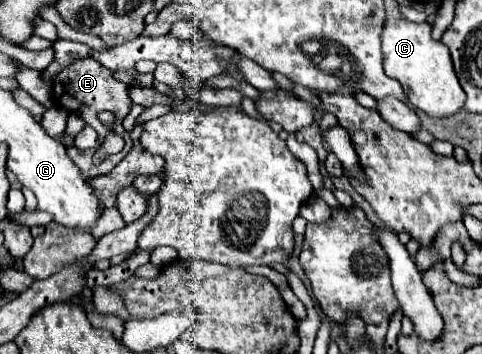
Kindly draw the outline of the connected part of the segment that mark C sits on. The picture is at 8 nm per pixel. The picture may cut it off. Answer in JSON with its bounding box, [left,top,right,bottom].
[382,19,466,119]

